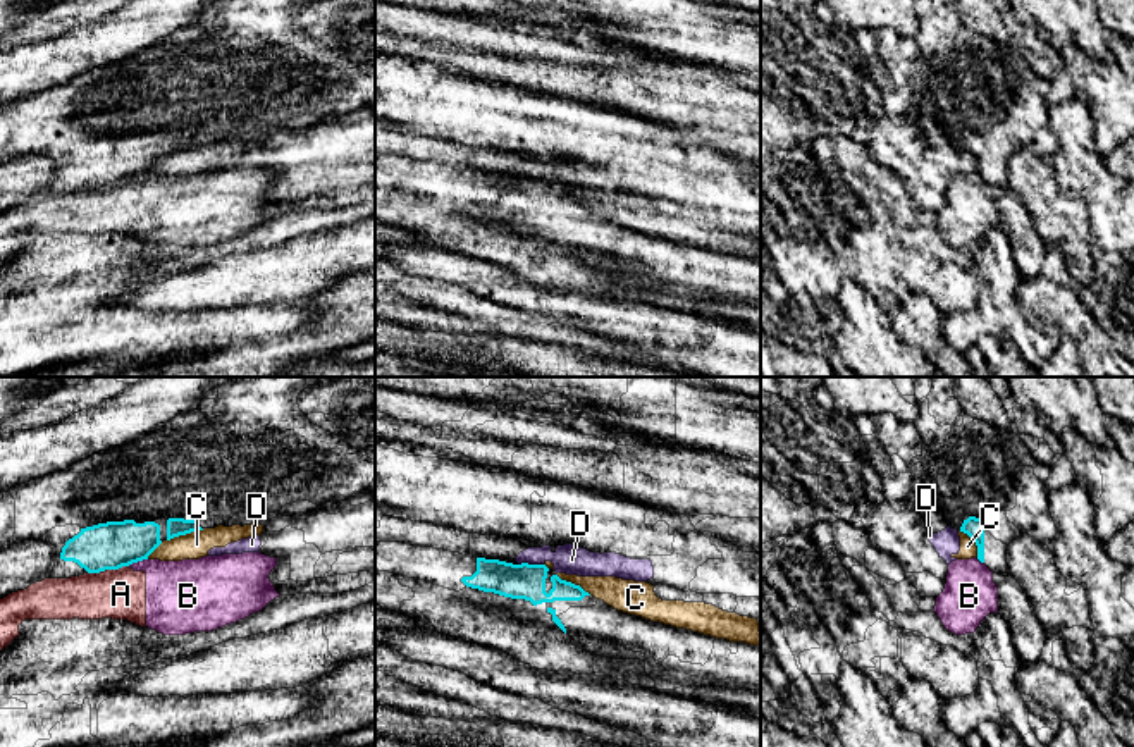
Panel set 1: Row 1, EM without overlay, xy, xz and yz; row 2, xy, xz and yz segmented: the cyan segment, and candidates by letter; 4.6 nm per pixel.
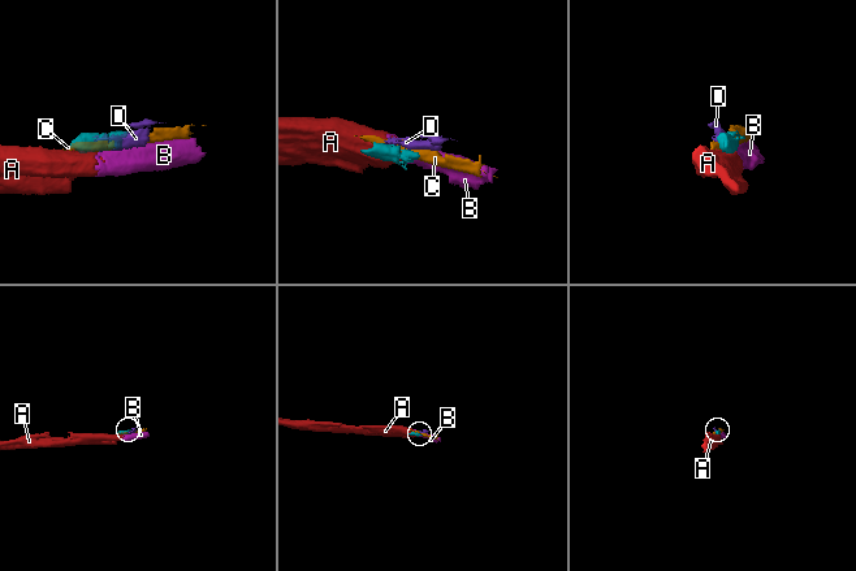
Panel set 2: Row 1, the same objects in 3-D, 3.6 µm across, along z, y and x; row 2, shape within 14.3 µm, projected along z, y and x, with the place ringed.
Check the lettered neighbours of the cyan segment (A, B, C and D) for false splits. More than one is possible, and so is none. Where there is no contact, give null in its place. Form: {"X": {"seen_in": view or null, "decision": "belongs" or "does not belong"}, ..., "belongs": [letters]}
{"A": {"seen_in": "xy", "decision": "does not belong"}, "B": {"seen_in": "xy", "decision": "does not belong"}, "C": {"seen_in": "xy", "decision": "does not belong"}, "D": {"seen_in": "xz", "decision": "does not belong"}, "belongs": []}

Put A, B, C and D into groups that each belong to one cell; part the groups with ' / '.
A B / C D

